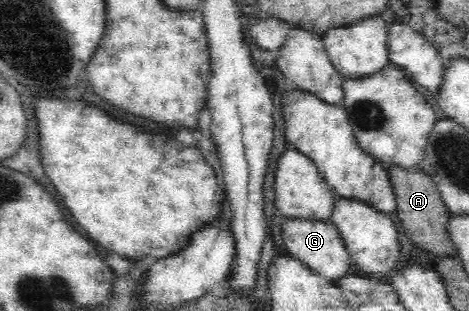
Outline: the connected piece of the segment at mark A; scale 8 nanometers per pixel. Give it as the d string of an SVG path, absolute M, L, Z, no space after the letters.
M391 164L385 166L385 169L388 172L393 197L395 197L395 212L393 214L401 220L401 228L403 228L404 234L407 234L417 246L421 246L421 248L425 248L433 254L447 256L449 250L451 250L449 239L446 236L447 230L445 230L447 210L433 179L419 166L407 169Z

